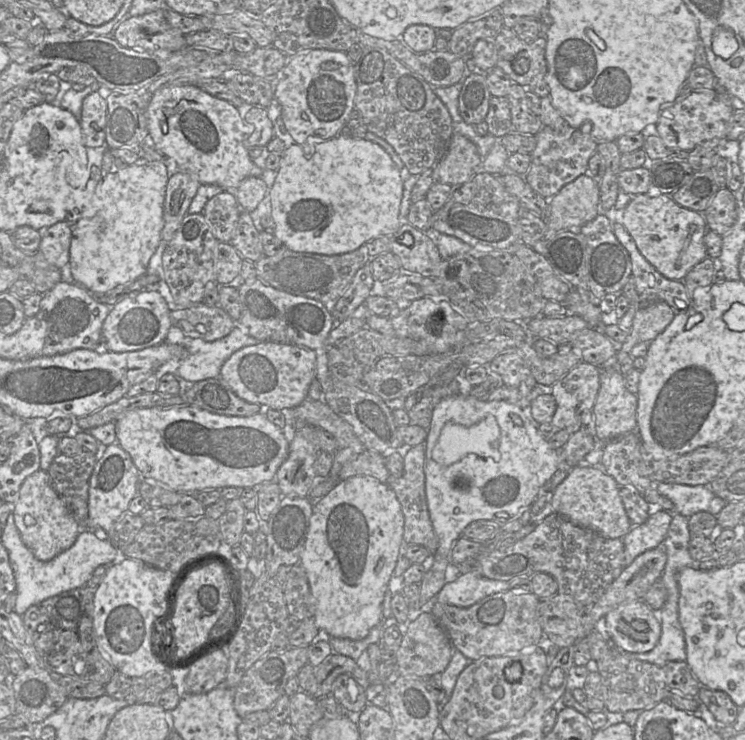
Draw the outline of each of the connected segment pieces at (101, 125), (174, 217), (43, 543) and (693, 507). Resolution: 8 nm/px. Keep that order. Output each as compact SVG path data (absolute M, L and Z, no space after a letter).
M97 91L87 95L82 103L80 126L87 148L97 148L105 141L107 101Z
M178 171L169 177L163 205L164 226L161 242L168 244L173 238L183 218L188 214L189 205L200 185L186 172Z
M42 469L23 481L13 516L23 543L40 561L49 561L69 549L82 530L62 498L54 490L48 472Z
M661 482L656 483L656 490L674 504L676 513L687 518L698 512L708 512L717 516L727 504L706 485Z

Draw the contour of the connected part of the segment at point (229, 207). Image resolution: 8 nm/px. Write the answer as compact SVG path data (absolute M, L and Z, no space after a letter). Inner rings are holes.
M222 191L207 201L201 213L214 237L220 243L230 243L241 211L234 191Z

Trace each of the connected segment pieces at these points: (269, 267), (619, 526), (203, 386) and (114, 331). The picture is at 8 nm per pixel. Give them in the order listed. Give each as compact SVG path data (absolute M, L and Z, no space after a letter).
M363 244L355 251L338 255L285 250L272 256L261 257L255 262L255 267L257 279L263 283L290 294L319 300L331 312L333 305L343 295L354 275L370 259L367 245Z
M592 466L572 468L554 490L550 503L554 513L603 537L622 539L632 528L620 497L619 485L605 471Z
M221 377L193 382L180 390L179 395L185 405L220 415L251 416L260 410L259 404L238 397Z
M143 291L113 305L102 325L102 337L106 350L128 352L142 350L162 343L172 326L171 309L158 291Z

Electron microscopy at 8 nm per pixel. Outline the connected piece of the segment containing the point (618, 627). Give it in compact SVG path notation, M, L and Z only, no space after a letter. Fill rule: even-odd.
M644 600L620 604L604 616L595 630L606 635L614 646L629 653L651 651L662 631L658 613Z

